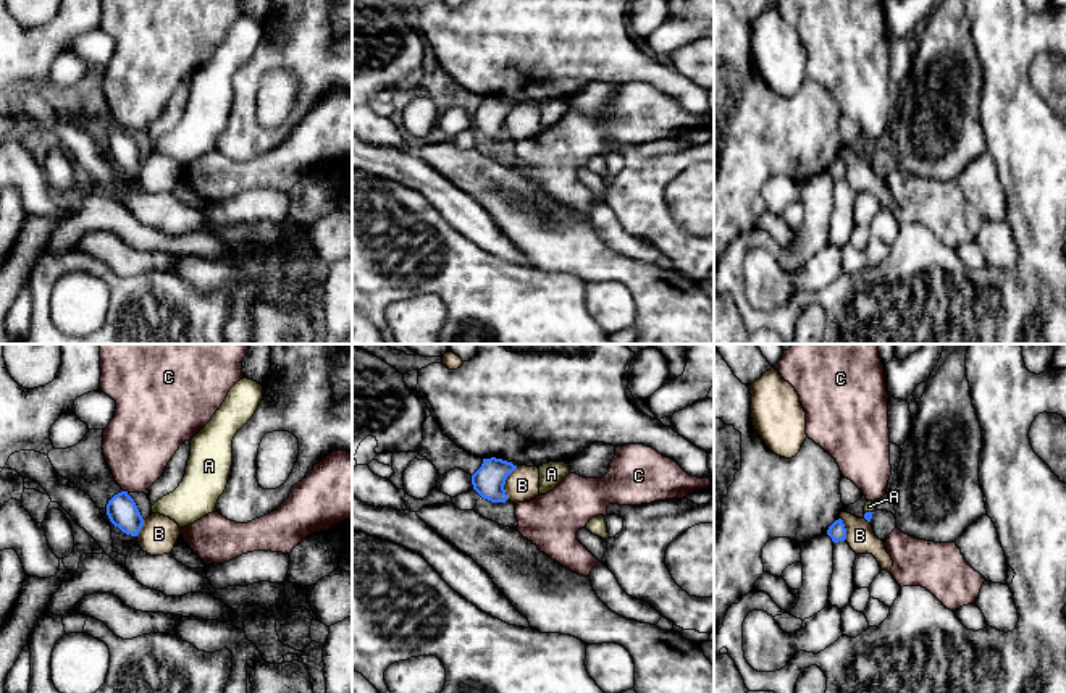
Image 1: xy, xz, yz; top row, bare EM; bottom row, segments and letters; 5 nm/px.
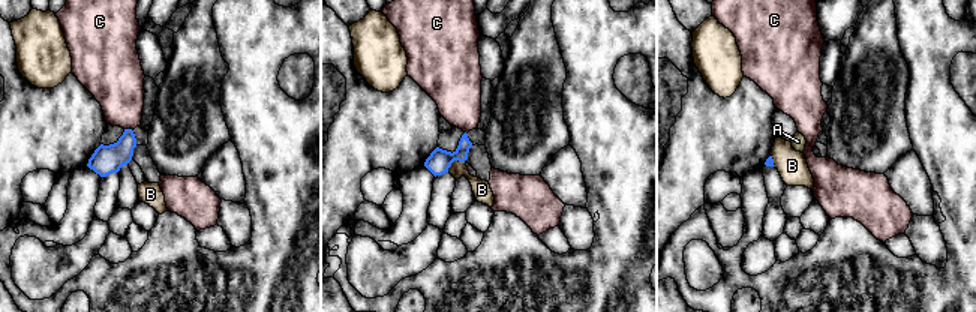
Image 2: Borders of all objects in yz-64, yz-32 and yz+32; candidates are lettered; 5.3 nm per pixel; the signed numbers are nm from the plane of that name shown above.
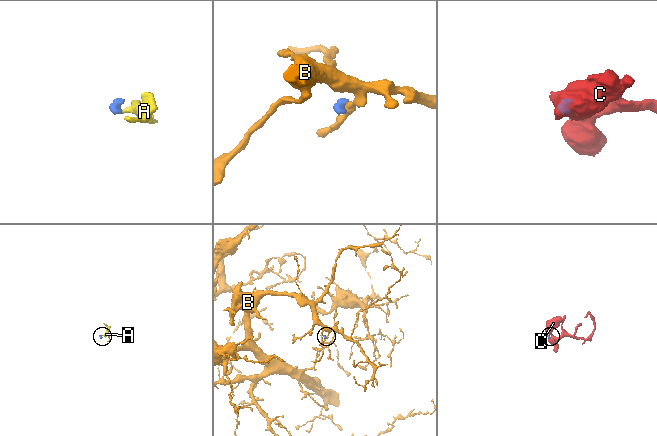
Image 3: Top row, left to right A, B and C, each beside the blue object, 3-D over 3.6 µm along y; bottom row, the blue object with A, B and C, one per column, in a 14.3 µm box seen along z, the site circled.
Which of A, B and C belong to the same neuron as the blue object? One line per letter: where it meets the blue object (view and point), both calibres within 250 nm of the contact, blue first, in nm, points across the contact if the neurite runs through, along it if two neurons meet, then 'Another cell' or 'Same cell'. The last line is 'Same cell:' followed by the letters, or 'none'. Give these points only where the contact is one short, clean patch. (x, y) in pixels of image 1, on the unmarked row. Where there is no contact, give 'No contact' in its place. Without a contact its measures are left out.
A: Touches blue at yz (868, 151). Thickness 50 nm (blue) against 50 nm. Path across: yz (868, 154), (868, 151), (869, 144). Same cell
B: Touches blue at xz (504, 121). Thickness 160 nm (blue) against 160 nm. Boundary: xz (517, 105), (506, 118), (506, 138). Another cell
C: Touches blue at xy (126, 130). Thickness 150 nm (blue) against 360 nm. Boundary: xy (123, 128), (128, 130). Another cell
Same cell: A

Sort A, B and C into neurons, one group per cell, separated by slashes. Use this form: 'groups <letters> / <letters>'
groups A / B / C

